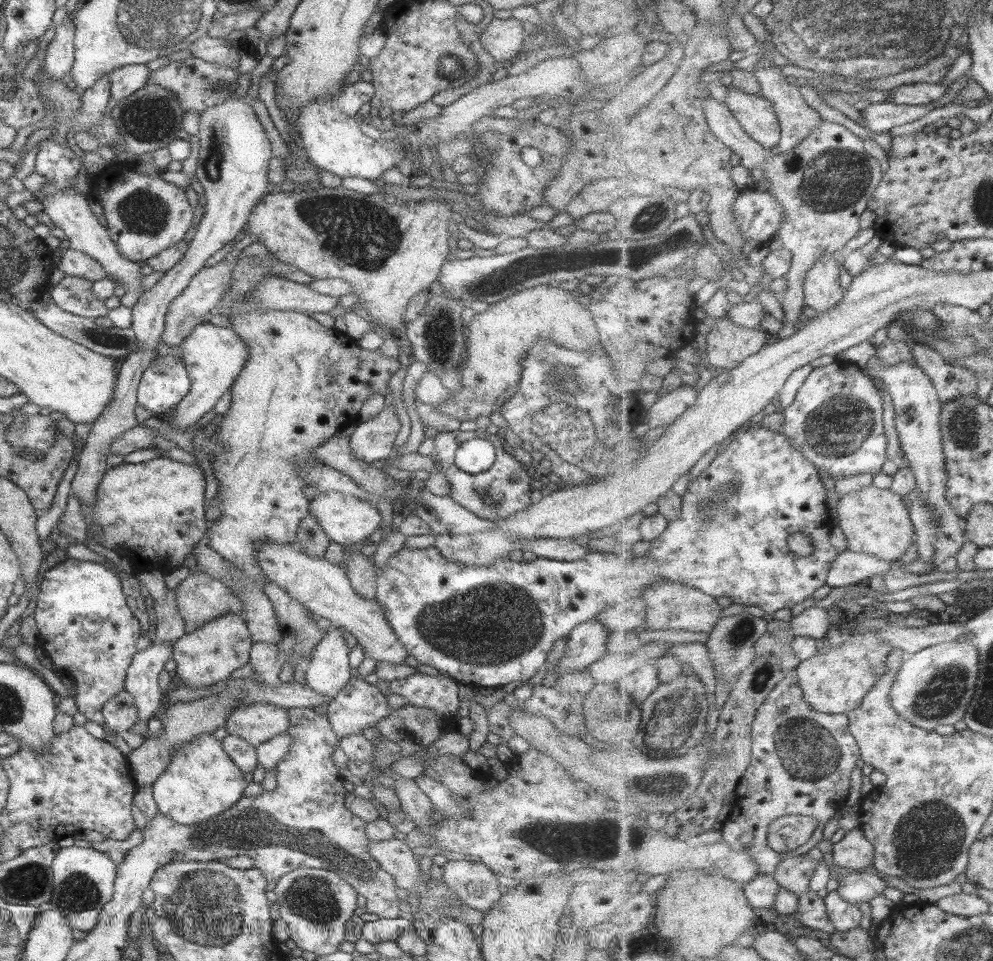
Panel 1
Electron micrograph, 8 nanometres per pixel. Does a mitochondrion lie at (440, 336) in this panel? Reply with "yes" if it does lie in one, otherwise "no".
yes

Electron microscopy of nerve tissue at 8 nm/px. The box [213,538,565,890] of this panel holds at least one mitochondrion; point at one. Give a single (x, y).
(460, 626)

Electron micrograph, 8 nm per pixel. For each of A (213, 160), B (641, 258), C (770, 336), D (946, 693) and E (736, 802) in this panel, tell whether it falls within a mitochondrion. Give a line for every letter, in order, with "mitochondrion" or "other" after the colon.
A: mitochondrion
B: mitochondrion
C: other
D: mitochondrion
E: other

